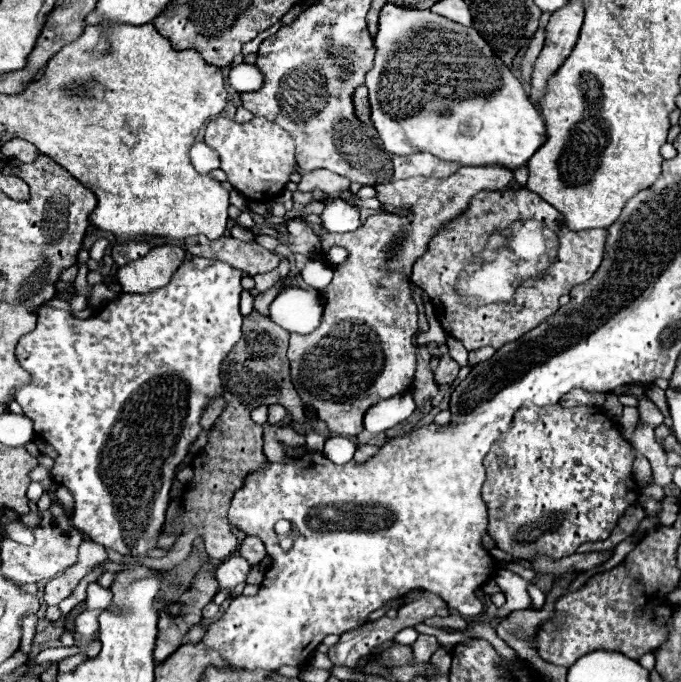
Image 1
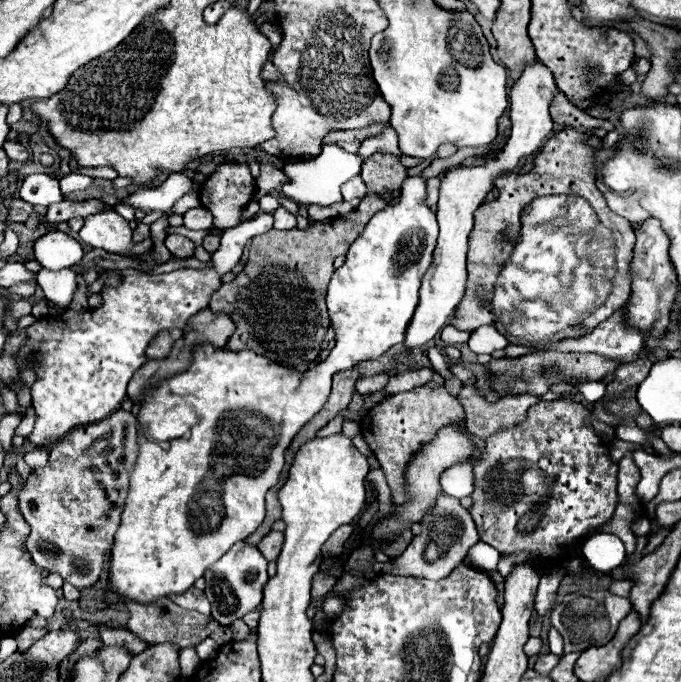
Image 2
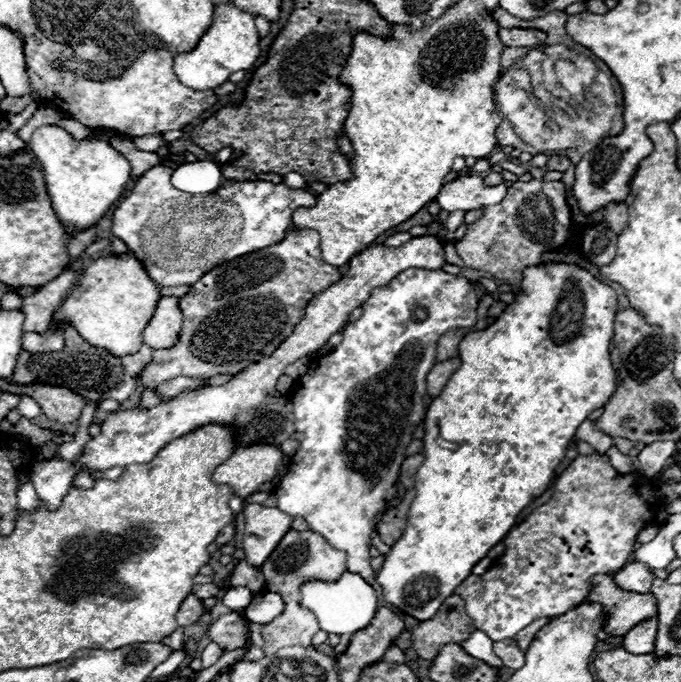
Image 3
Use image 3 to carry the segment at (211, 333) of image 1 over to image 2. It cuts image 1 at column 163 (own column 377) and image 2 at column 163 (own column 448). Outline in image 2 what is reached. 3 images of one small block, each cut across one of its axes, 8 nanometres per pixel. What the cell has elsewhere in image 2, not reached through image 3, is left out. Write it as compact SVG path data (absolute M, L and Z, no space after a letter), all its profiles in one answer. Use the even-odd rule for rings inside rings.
M256 214L252 220L244 220L234 228L226 228L222 232L220 248L212 254L212 260L210 260L214 268L204 268L204 270L182 268L182 270L174 270L168 274L158 274L158 276L146 276L146 274L124 276L122 286L102 292L102 296L104 296L102 308L94 308L94 310L86 310L86 312L66 310L58 318L52 318L52 320L44 318L44 320L38 320L32 326L24 328L24 332L28 334L28 340L26 340L26 346L18 354L18 366L26 364L26 360L30 360L30 356L40 358L40 364L34 366L36 382L30 388L32 406L38 414L36 426L34 426L32 434L28 436L30 442L34 446L44 448L46 438L54 436L56 440L60 440L72 428L76 428L80 424L90 424L90 422L102 420L108 414L112 414L114 410L118 410L118 406L126 400L126 386L130 382L130 376L146 362L144 350L150 344L150 340L160 330L184 328L186 318L194 316L202 308L208 308L210 294L214 290L218 290L218 286L222 284L220 276L230 272L238 264L238 260L242 256L242 248L250 242L250 238L272 230L272 222L274 222L272 214Z

